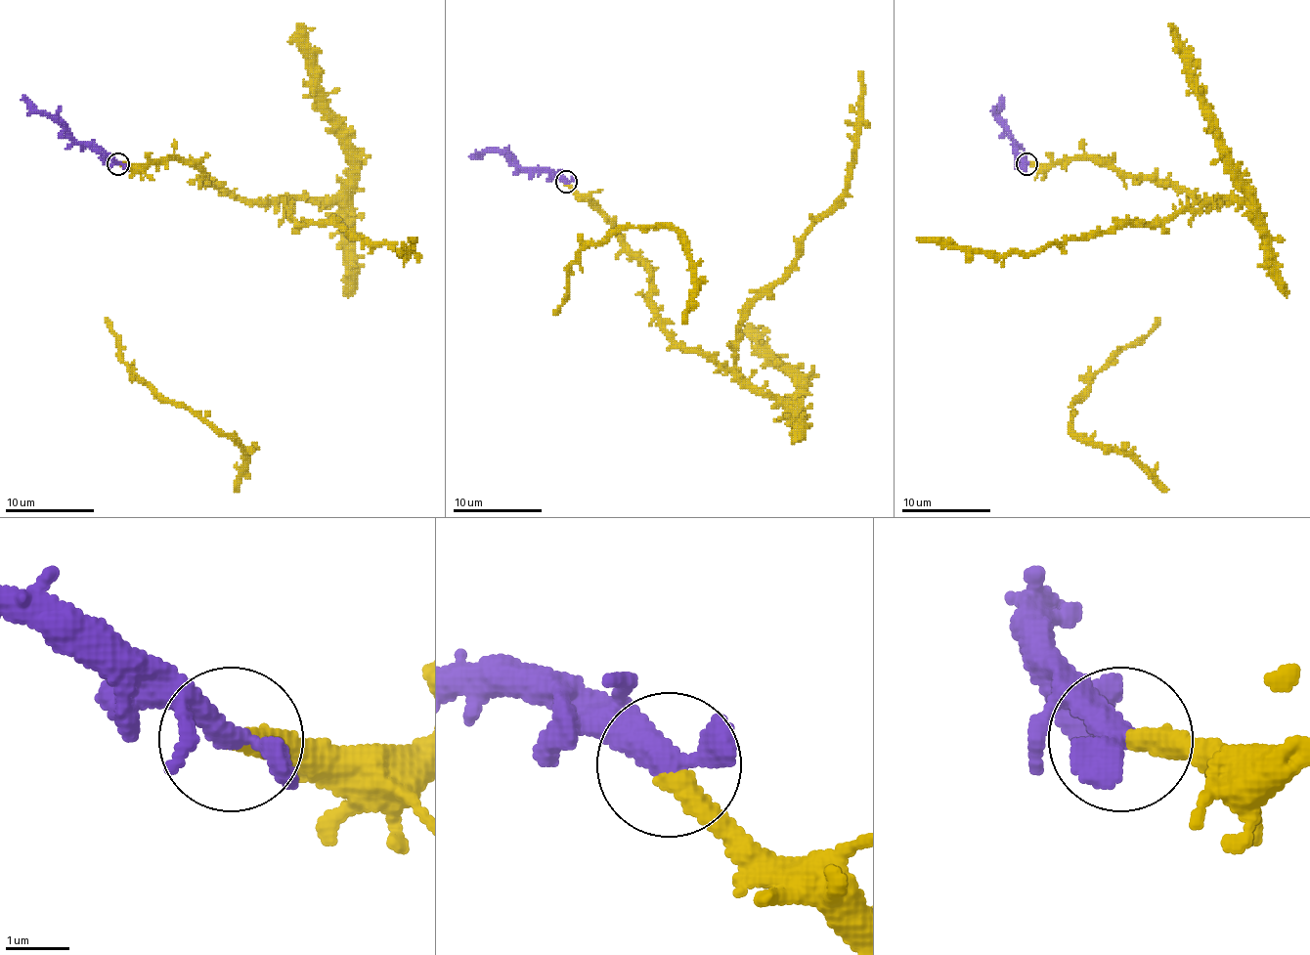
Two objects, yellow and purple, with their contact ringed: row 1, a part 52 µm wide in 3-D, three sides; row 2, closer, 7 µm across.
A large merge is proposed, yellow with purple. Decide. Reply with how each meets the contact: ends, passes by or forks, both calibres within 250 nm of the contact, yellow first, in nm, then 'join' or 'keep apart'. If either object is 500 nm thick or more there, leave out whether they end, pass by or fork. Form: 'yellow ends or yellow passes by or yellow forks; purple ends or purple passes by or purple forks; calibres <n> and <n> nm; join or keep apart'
yellow ends; purple passes by; calibres 360 and 380 nm; join

